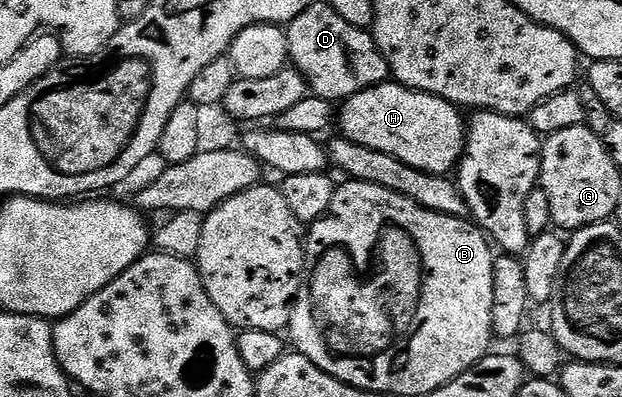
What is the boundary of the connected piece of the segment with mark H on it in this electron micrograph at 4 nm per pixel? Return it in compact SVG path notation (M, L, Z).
M386 83L359 91L354 97L345 98L339 109L339 133L348 141L371 147L371 151L383 151L383 155L391 155L399 159L399 163L407 163L407 167L444 177L460 166L465 155L467 121L466 118L461 118L461 113L462 110L458 106L442 97L420 93L418 89L409 89L406 85Z

